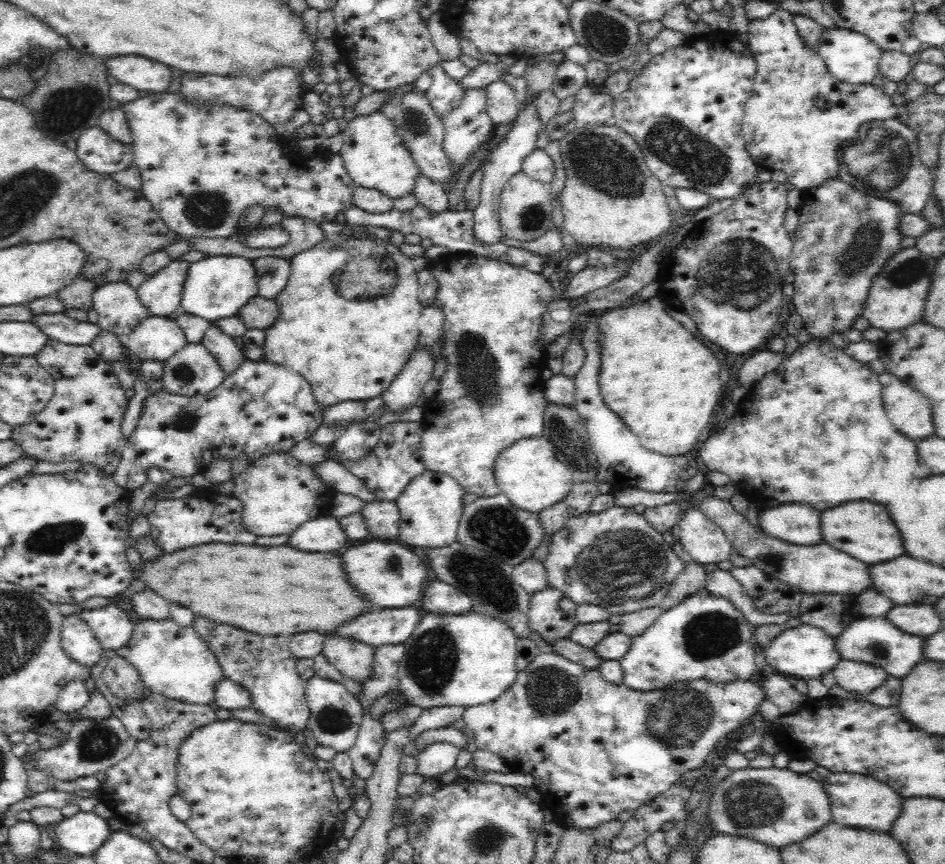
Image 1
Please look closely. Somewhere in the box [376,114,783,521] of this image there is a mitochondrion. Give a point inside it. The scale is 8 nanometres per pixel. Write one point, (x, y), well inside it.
(594, 149)

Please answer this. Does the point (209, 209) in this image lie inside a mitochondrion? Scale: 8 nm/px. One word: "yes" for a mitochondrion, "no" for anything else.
yes

